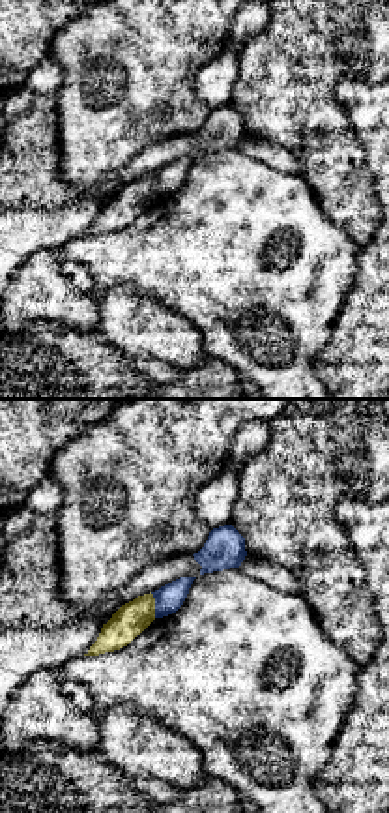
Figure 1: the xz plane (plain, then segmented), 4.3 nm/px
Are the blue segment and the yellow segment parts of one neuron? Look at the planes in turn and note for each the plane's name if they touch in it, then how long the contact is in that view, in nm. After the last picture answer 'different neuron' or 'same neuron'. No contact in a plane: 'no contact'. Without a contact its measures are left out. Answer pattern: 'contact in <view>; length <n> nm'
contact in xz; length 110 nm

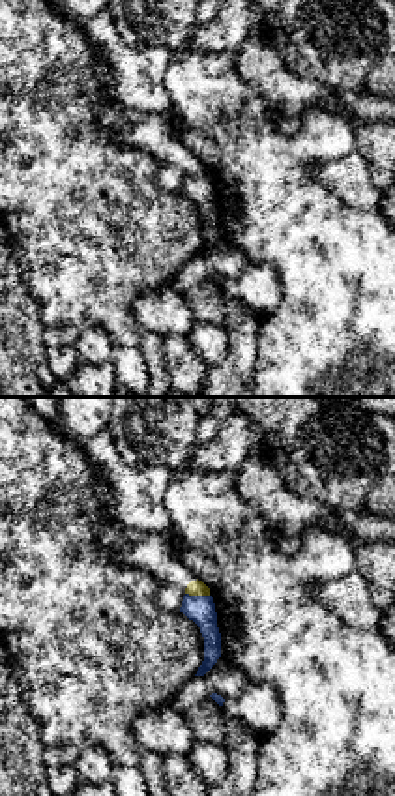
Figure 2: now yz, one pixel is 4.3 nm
contact in yz; length 110 nm

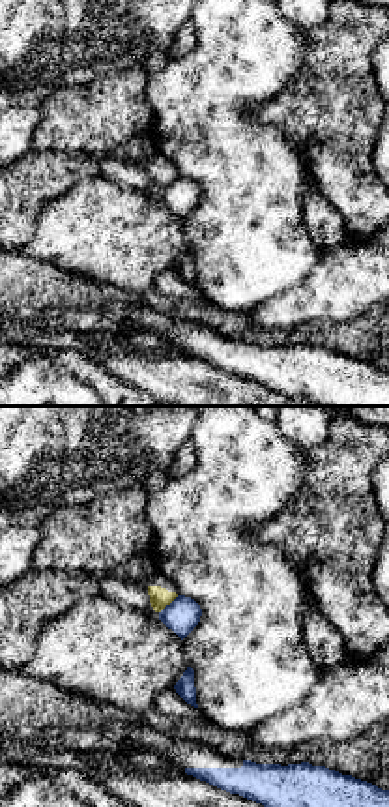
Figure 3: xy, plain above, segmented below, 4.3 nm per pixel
contact in xy; length 120 nm

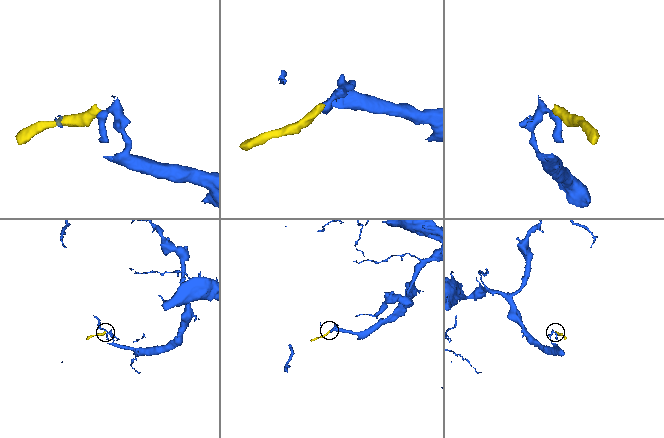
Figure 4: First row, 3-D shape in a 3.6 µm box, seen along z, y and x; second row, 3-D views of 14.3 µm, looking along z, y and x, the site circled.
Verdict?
different neuron

